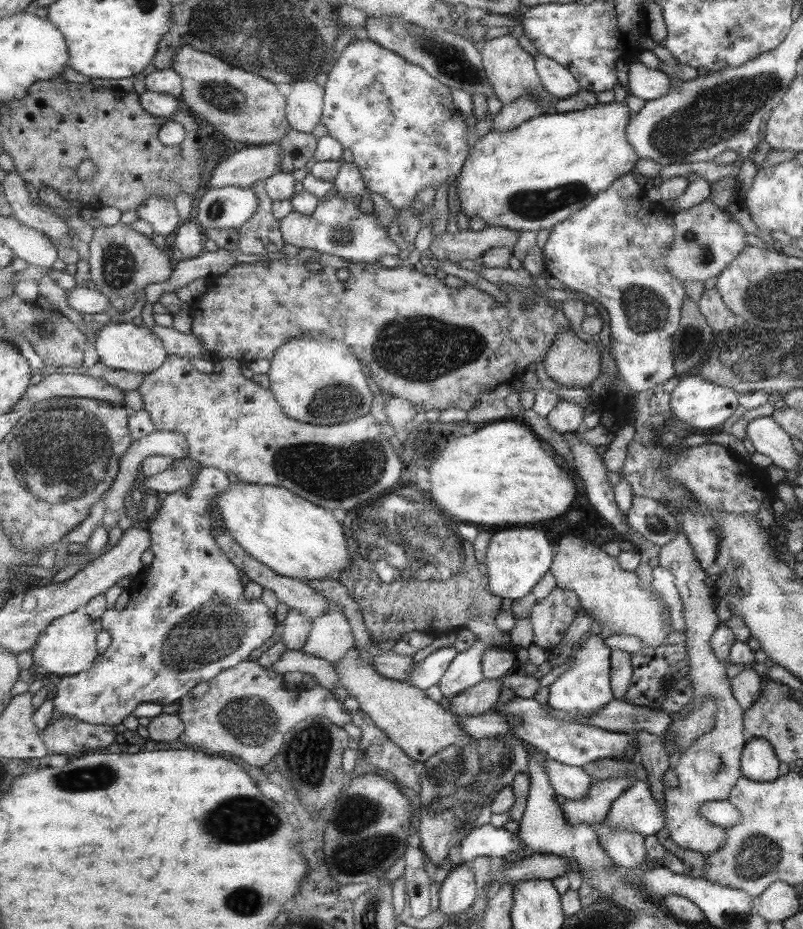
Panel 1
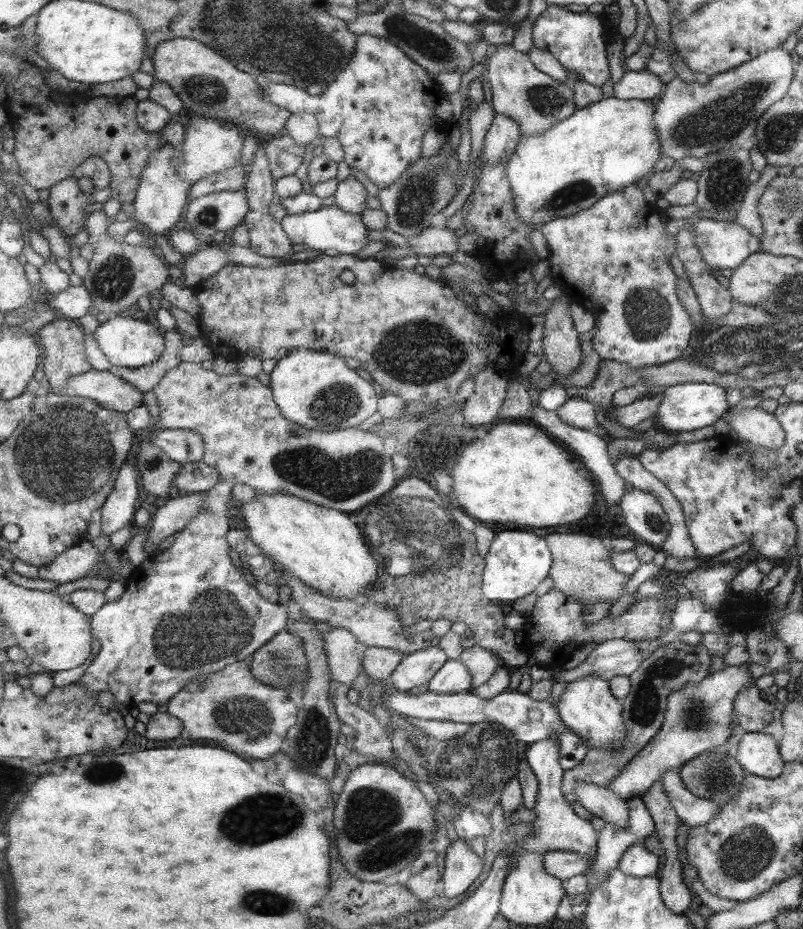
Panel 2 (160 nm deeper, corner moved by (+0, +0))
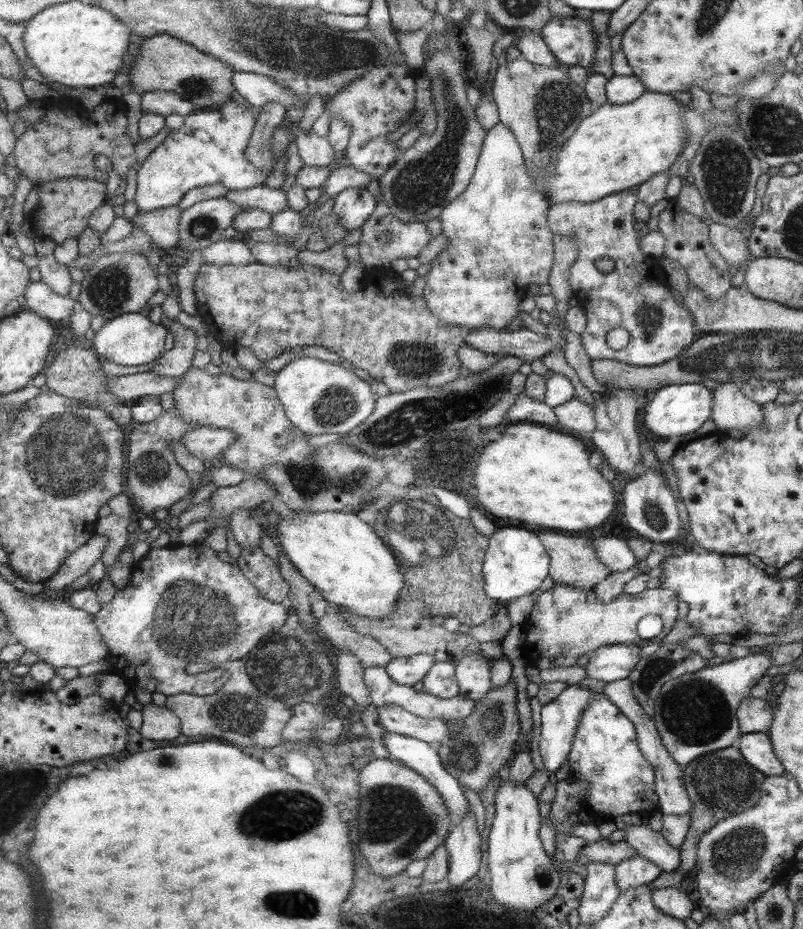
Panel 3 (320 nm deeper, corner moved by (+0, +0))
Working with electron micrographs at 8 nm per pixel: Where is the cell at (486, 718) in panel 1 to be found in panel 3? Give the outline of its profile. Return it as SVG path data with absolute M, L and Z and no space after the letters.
M397 705L376 707L378 722L385 731L415 738L424 743L440 742L447 736L448 728L443 720L438 718L423 718Z

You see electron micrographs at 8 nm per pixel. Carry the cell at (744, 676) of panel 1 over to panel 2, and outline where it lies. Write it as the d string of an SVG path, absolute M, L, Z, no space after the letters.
M755 682L737 694L733 703L734 718L745 732L757 732L773 720L773 701L759 692Z

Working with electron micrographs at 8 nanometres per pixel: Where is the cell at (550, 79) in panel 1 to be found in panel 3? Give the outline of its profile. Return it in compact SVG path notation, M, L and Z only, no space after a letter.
M533 31L517 32L514 46L519 50L519 57L534 65L559 68L556 59L543 42L542 36Z

